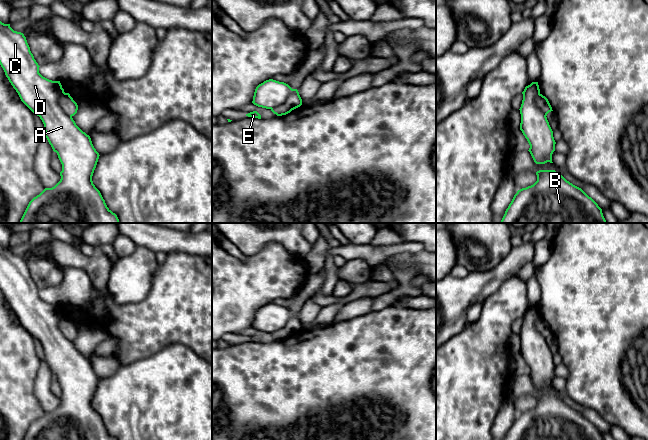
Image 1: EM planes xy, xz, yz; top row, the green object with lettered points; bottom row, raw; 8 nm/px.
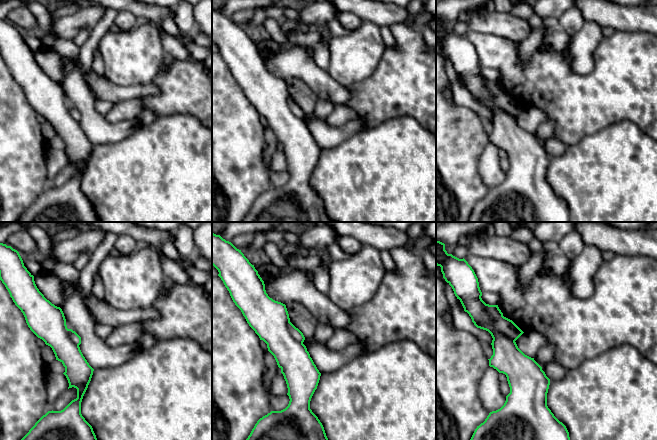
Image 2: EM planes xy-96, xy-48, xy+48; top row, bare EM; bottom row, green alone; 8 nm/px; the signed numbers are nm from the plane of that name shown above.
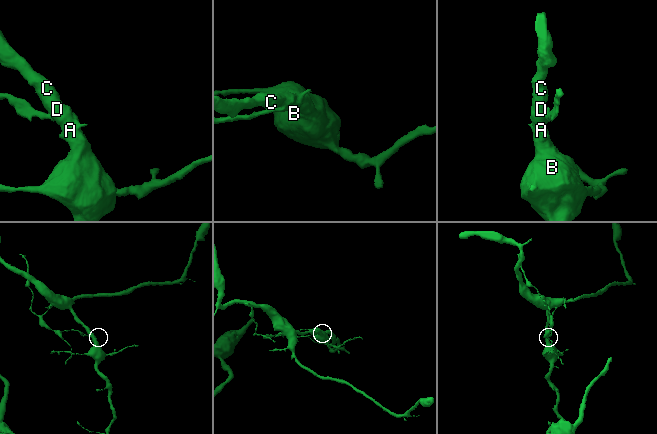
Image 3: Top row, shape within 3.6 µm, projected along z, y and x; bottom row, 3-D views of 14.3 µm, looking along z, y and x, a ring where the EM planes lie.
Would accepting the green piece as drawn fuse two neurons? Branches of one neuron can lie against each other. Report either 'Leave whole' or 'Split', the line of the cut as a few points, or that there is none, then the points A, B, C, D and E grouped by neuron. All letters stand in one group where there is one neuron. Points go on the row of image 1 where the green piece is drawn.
Split. Split along xy (63, 92), (59, 98), (59, 105), (71, 117). Groups: A B C D / E

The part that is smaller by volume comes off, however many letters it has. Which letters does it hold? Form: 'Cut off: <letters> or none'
Cut off: E

